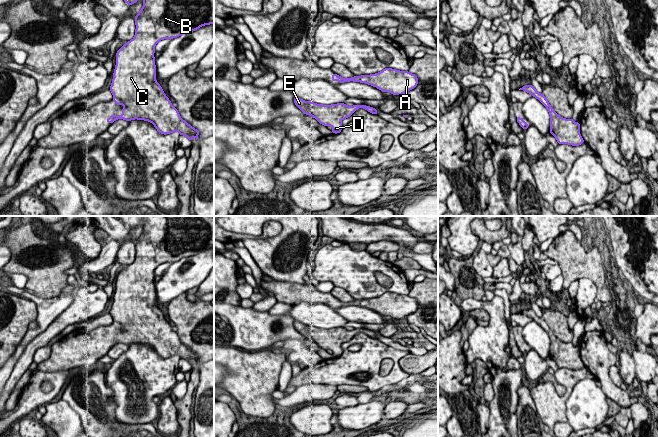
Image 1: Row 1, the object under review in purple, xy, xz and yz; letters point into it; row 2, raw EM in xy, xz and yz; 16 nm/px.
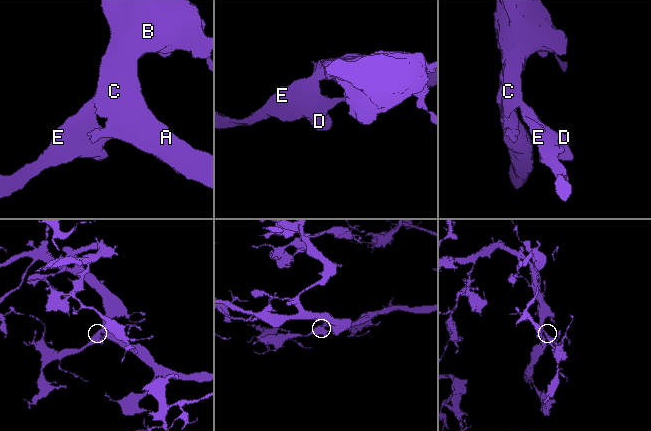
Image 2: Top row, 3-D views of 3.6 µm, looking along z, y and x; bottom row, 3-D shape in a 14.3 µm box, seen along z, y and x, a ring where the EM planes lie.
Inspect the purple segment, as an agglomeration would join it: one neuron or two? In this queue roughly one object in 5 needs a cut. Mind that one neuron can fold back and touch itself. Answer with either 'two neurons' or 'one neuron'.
one neuron

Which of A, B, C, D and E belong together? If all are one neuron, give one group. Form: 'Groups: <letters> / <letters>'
Groups: A B C D E

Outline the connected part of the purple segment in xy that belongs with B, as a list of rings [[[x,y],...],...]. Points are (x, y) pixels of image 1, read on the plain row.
[[[120,216],[121,222],[128,228],[136,227],[143,221],[143,231],[134,241],[136,254],[132,264],[126,266],[116,277],[116,290],[110,315],[117,329],[123,329],[122,339],[111,339],[107,347],[124,343],[151,346],[161,358],[178,356],[190,365],[198,363],[199,354],[184,345],[162,311],[156,305],[155,269],[163,263],[177,262],[198,252],[214,248],[214,217],[212,216]]]

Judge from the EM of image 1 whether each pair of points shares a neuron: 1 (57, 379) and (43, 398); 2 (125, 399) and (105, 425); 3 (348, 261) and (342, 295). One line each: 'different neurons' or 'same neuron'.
1: same neuron
2: different neurons
3: different neurons

